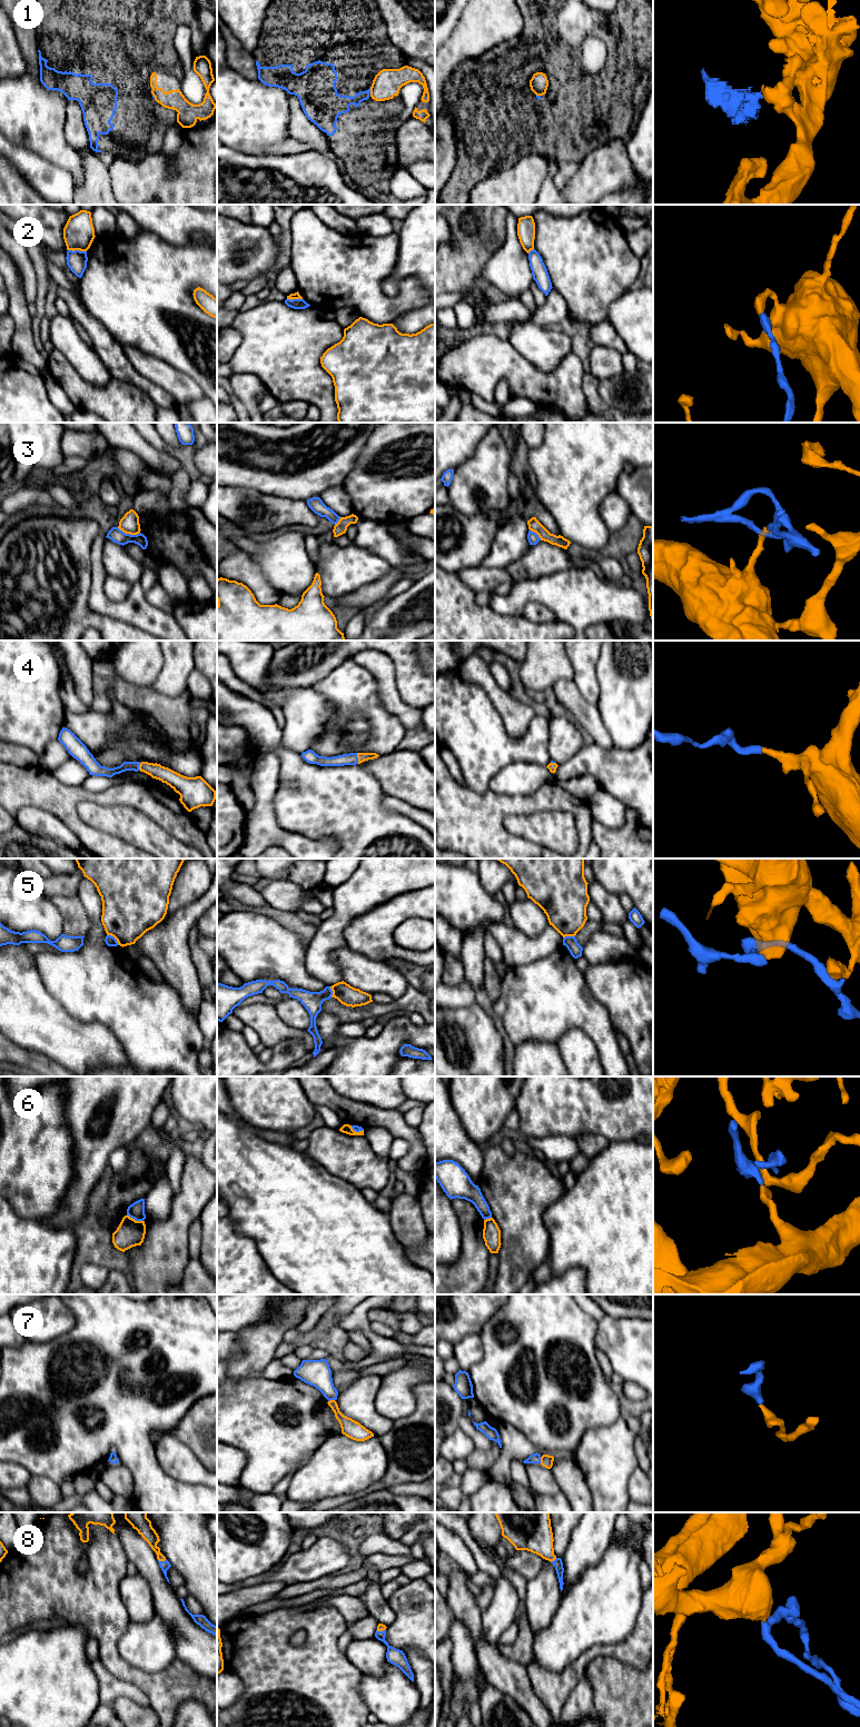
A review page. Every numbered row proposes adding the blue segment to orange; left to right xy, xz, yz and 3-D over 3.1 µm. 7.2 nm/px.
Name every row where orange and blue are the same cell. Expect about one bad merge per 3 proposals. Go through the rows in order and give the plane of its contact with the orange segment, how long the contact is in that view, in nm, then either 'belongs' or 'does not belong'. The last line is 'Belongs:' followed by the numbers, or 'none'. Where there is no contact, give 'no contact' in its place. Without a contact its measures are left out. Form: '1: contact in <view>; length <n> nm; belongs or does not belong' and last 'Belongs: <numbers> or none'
1: contact in xz; length 40 nm; does not belong
2: contact in xy; length 140 nm; does not belong
3: contact in xy; length 170 nm; does not belong
4: contact in xz; length 80 nm; belongs
5: contact in xy; length 120 nm; does not belong
6: contact in xy; length 130 nm; belongs
7: contact in xz; length 50 nm; belongs
8: contact in xy; length 60 nm; belongs
Belongs: 4, 6, 7, 8

